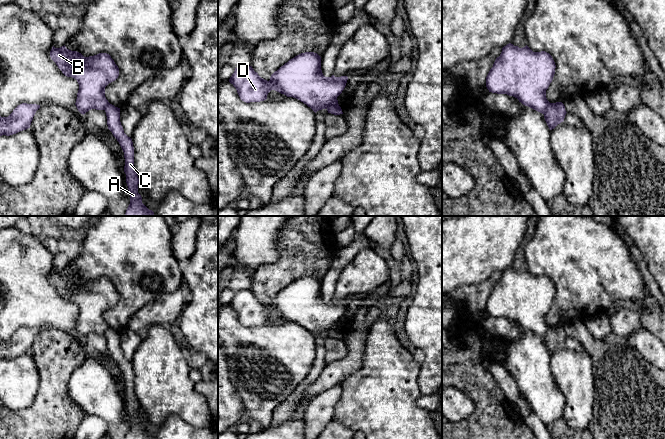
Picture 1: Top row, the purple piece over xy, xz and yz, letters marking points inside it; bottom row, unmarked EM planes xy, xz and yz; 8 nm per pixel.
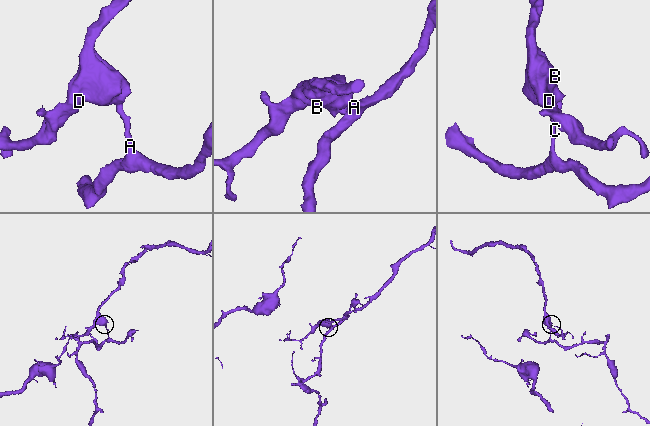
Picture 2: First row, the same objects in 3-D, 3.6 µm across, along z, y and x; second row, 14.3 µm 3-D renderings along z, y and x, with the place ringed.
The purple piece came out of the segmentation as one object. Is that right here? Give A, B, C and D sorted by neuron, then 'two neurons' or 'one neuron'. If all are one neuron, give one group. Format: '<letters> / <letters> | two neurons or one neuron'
A C / B D | two neurons

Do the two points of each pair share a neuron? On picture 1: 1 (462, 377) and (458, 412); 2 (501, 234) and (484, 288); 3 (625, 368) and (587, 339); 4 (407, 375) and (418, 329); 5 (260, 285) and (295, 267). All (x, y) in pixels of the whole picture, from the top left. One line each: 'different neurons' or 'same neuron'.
1: different neurons
2: different neurons
3: same neuron
4: different neurons
5: same neuron

